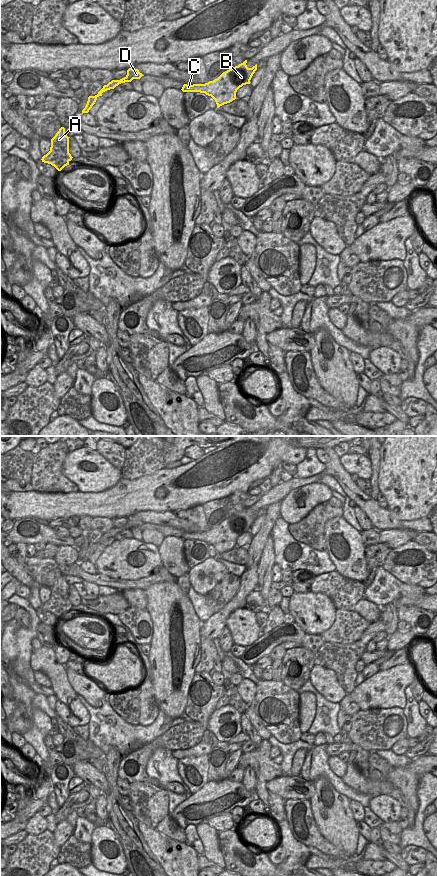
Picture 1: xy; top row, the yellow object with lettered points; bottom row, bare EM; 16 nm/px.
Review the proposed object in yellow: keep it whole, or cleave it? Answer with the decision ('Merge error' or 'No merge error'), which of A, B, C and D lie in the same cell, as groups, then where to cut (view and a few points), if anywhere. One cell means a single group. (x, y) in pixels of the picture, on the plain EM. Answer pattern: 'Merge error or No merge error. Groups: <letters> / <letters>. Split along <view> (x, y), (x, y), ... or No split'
No merge error. Groups: A B C D. No split

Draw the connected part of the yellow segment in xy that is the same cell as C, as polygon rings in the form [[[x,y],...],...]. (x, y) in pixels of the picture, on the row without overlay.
[[[247,508],[225,520],[223,520],[217,527],[209,529],[205,532],[184,532],[183,540],[200,540],[211,544],[217,556],[230,551],[236,547],[237,538],[243,533],[250,532],[250,528],[257,518],[257,512],[252,516],[248,516]]]

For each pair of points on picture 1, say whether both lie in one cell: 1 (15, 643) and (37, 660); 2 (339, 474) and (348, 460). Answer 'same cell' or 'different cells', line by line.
1: different cells
2: different cells

